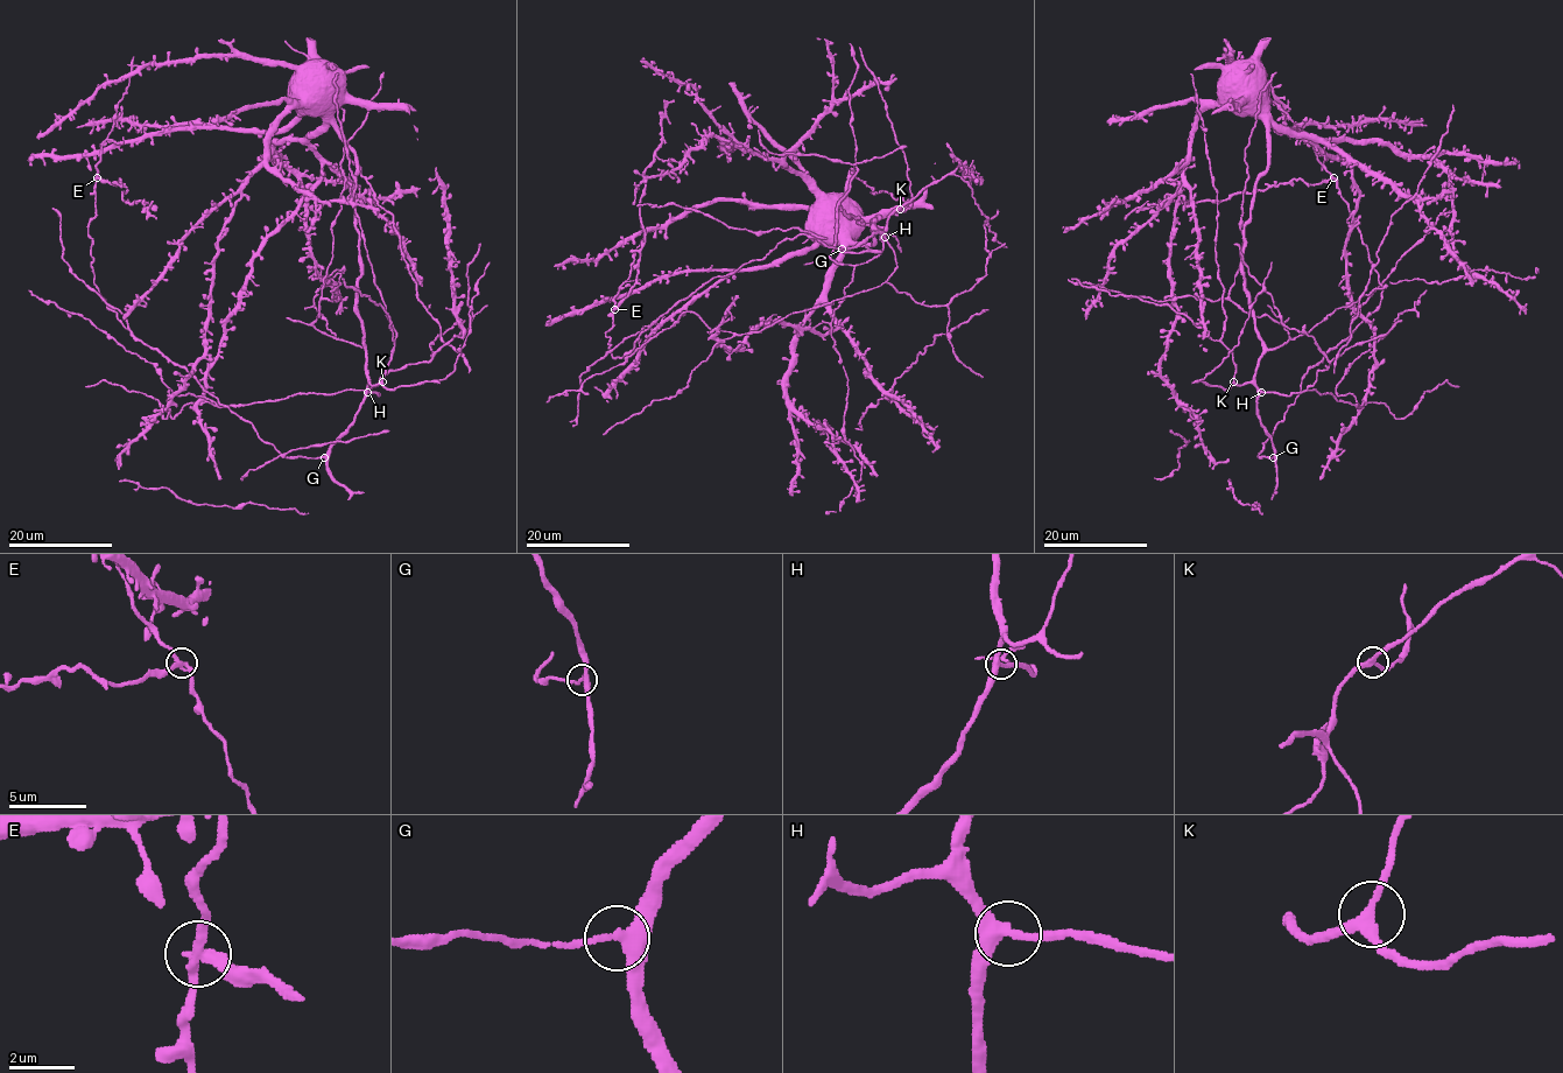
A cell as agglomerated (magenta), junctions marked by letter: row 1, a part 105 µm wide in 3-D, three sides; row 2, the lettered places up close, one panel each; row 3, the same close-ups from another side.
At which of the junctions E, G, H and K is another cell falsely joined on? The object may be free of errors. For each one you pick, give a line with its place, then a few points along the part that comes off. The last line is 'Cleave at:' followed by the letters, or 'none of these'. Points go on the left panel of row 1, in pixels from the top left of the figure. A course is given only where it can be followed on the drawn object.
E: Place: (97, 177). Course of the part to remove: (96, 177), (113, 184), (119, 180), (126, 188), (122, 200), (143, 203), (156, 218)
Cleave at: E

